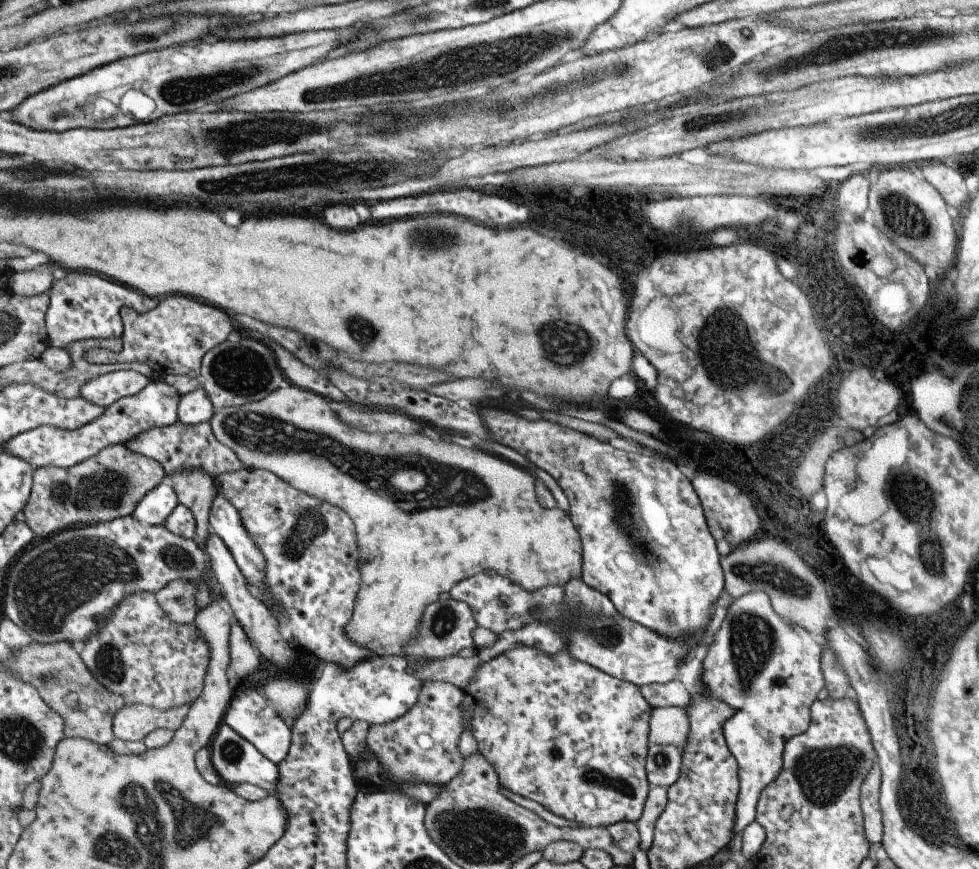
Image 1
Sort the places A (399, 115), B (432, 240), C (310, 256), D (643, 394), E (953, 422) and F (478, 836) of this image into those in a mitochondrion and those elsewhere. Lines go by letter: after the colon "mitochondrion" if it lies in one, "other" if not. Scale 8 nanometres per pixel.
A: mitochondrion
B: mitochondrion
C: other
D: other
E: mitochondrion
F: mitochondrion

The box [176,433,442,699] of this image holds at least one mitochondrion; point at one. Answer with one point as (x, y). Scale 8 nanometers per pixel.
(311, 525)

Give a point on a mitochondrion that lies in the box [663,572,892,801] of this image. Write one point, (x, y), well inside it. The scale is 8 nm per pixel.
(752, 638)

